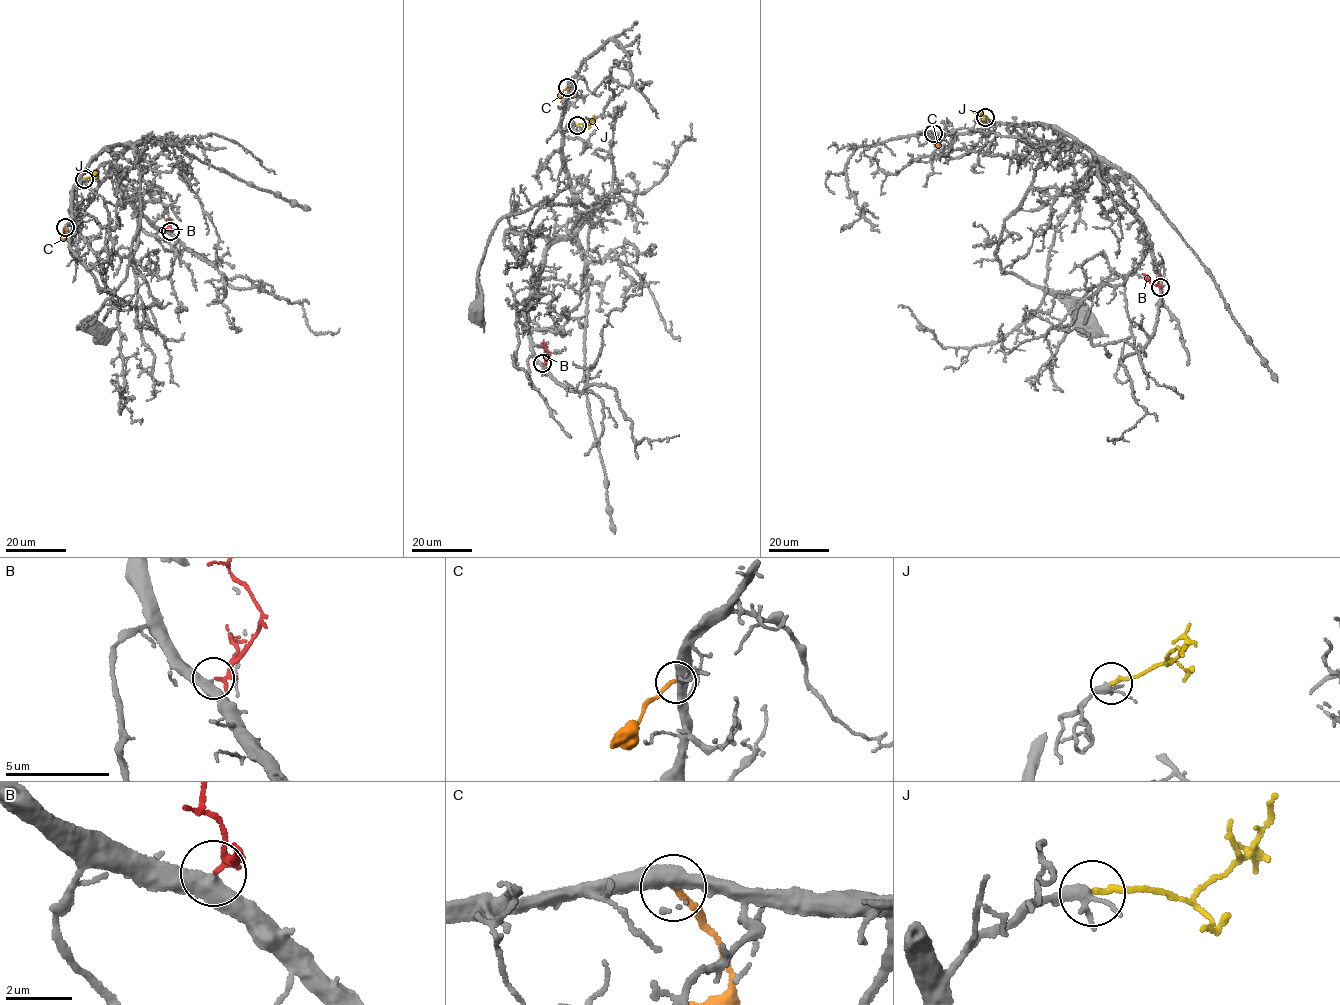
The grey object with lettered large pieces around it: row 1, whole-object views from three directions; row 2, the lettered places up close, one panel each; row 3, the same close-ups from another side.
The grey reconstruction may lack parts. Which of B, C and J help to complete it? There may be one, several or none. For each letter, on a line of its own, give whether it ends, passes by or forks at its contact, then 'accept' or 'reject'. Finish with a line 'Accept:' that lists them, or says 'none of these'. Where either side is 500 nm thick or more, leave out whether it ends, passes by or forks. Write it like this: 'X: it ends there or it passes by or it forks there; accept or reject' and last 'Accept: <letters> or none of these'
B: it ends there; accept
C: reject
J: it ends there; accept
Accept: B, J

